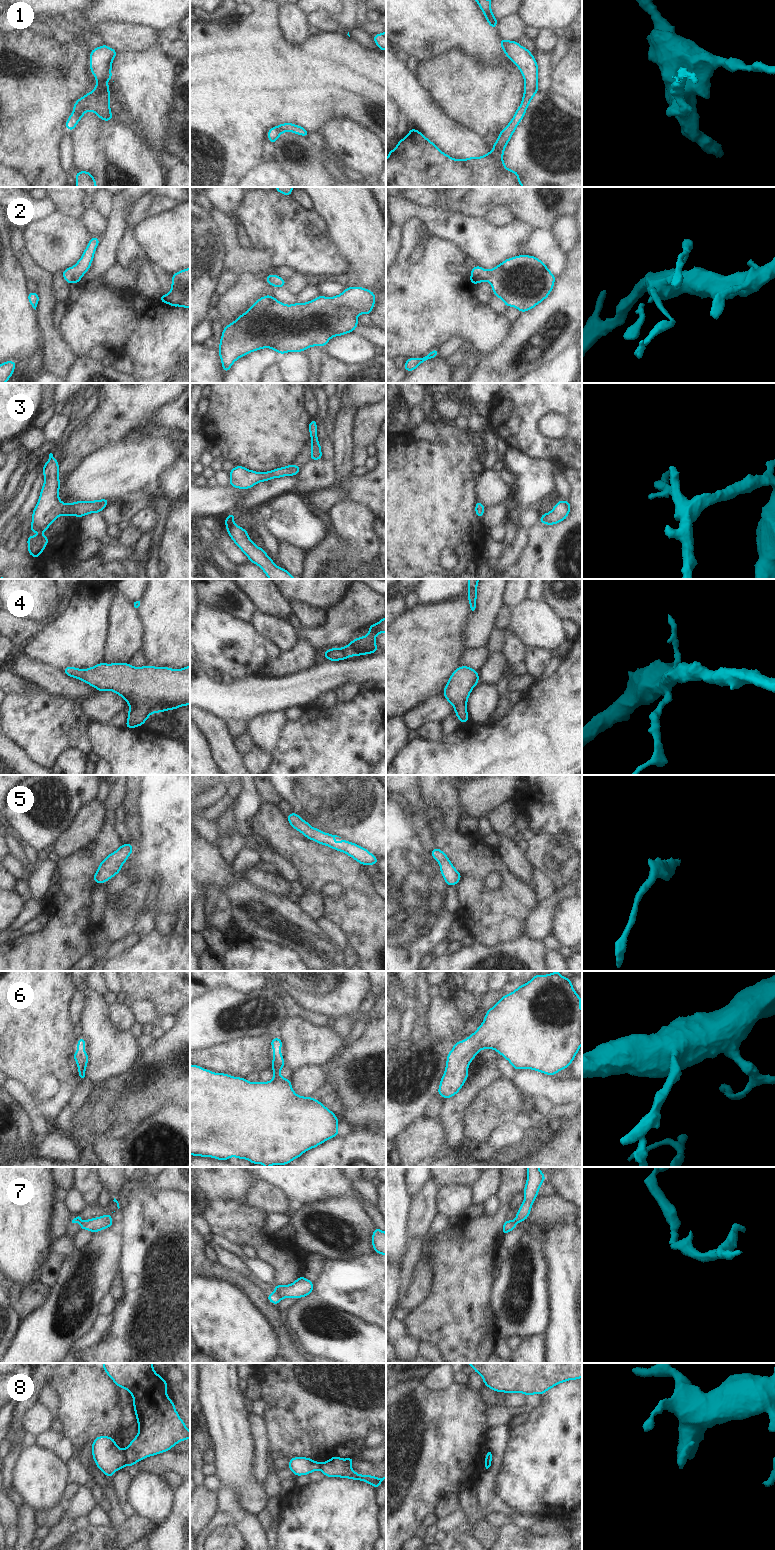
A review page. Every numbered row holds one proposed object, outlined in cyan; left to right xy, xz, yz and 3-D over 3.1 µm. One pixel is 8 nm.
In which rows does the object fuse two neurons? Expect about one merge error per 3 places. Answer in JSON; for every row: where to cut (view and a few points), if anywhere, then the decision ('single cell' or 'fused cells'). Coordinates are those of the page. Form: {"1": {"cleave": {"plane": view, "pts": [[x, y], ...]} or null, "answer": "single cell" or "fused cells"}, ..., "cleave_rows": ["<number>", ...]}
{"1": {"cleave": null, "answer": "single cell"}, "2": {"cleave": null, "answer": "single cell"}, "3": {"cleave": null, "answer": "single cell"}, "4": {"cleave": null, "answer": "single cell"}, "5": {"cleave": null, "answer": "single cell"}, "6": {"cleave": null, "answer": "single cell"}, "7": {"cleave": {"plane": "xz", "pts": [[275, 1292], [282, 1298]]}, "answer": "fused cells"}, "8": {"cleave": {"plane": "xy", "pts": [[123, 1450], [123, 1455], [128, 1464]]}, "answer": "fused cells"}, "cleave_rows": ["7", "8"]}

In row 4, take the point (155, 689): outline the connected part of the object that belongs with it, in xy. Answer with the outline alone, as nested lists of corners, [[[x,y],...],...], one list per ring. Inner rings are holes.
[[[100,662],[88,669],[67,666],[63,671],[67,676],[82,680],[99,692],[113,691],[121,696],[130,706],[125,726],[128,729],[144,725],[152,713],[190,705],[190,665],[176,670],[169,667],[133,667],[129,663]]]

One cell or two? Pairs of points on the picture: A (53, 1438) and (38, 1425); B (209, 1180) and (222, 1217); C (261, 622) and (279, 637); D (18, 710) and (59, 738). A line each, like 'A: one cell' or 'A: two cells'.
A: two cells
B: two cells
C: one cell
D: one cell

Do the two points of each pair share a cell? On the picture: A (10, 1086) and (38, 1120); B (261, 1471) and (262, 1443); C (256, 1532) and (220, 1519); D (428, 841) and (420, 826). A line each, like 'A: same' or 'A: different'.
A: same
B: same
C: same
D: same

